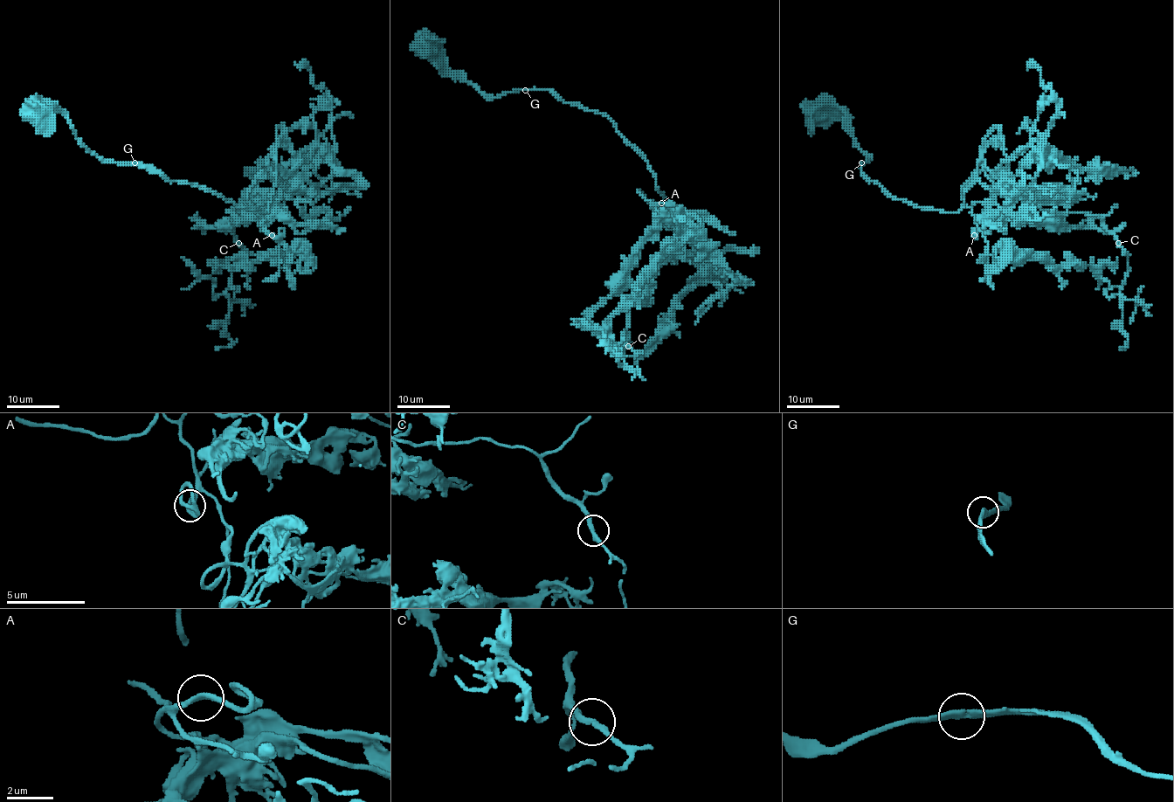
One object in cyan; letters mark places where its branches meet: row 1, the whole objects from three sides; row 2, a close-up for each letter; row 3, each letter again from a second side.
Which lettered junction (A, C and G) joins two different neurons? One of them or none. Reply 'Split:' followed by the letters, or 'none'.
Split: none

